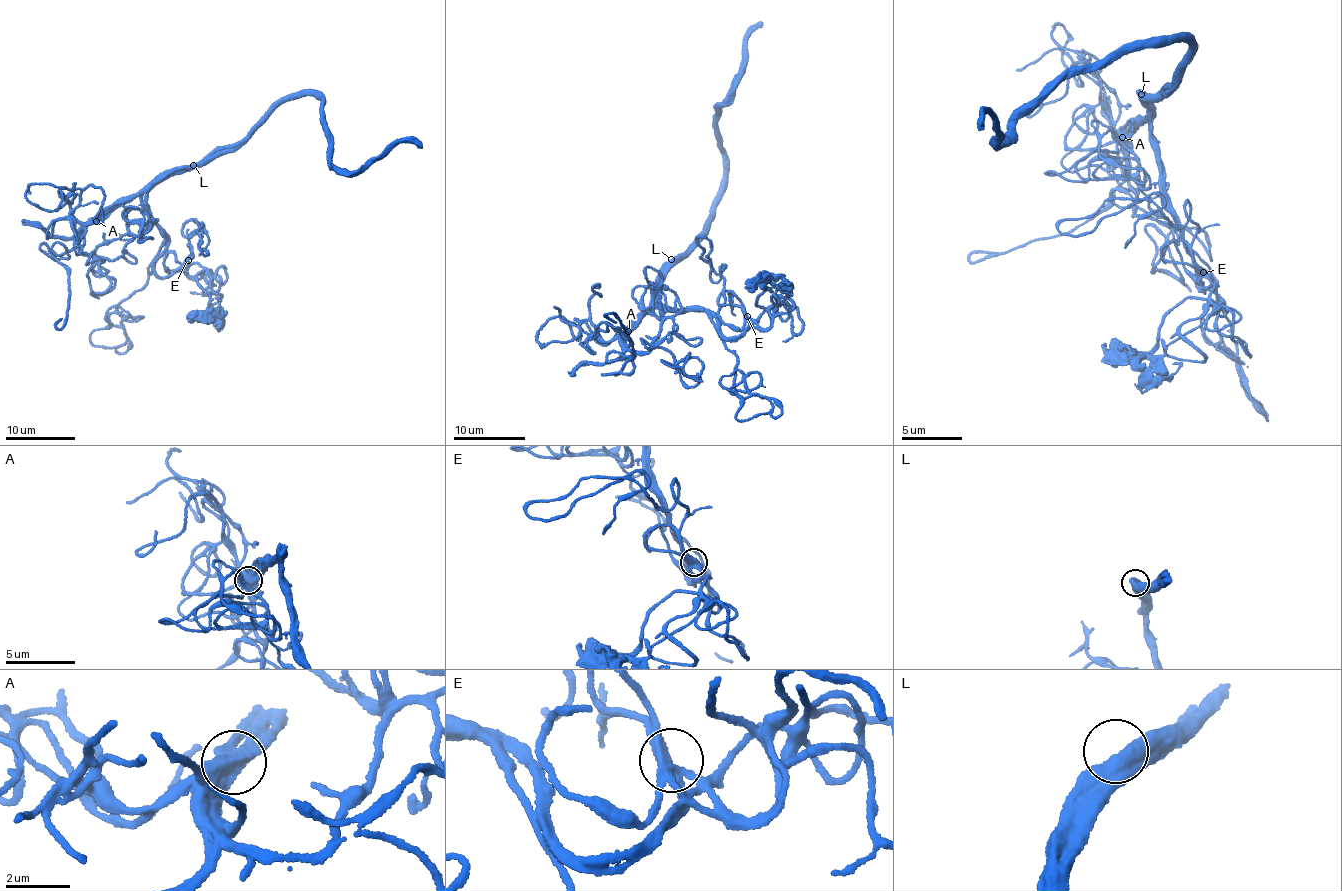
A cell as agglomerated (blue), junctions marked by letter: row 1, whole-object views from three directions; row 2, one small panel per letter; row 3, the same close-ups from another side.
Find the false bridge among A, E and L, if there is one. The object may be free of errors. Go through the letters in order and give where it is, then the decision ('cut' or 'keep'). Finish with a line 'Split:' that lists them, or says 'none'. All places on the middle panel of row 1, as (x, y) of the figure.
A: at (628, 331); keep
E: at (747, 316); keep
L: at (671, 259); keep
Split: none

